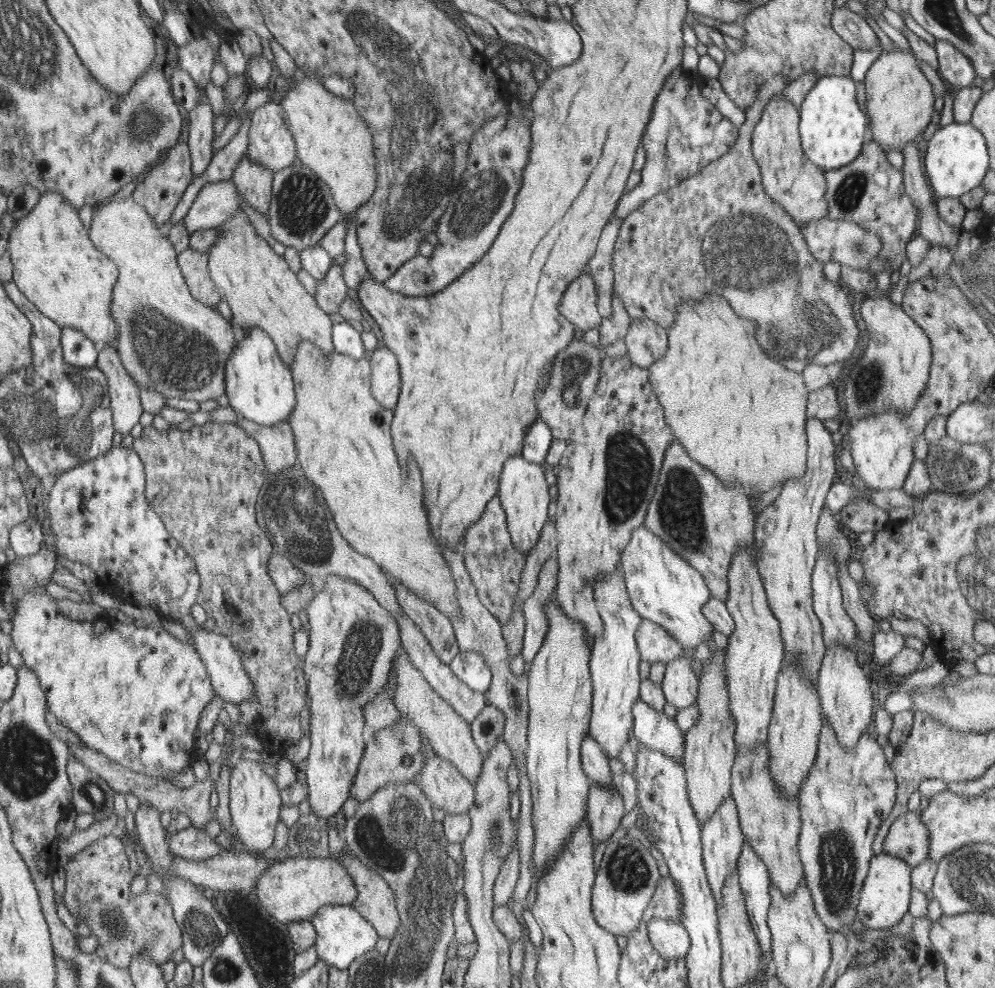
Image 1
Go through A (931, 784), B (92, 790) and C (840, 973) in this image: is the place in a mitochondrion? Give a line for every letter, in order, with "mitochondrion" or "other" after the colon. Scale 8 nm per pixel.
A: other
B: mitochondrion
C: other

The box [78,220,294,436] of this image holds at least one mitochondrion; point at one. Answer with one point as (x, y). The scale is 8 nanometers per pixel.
(169, 351)

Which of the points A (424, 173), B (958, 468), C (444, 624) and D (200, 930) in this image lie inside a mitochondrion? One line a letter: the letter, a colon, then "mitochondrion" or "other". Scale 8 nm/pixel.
A: mitochondrion
B: mitochondrion
C: other
D: mitochondrion

